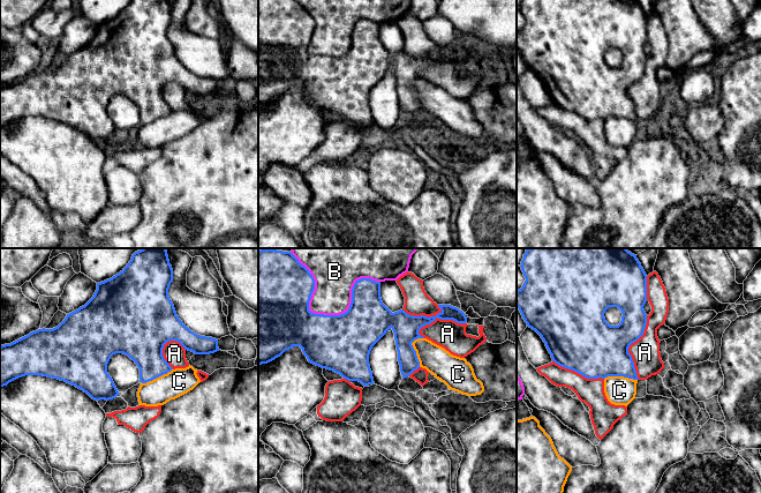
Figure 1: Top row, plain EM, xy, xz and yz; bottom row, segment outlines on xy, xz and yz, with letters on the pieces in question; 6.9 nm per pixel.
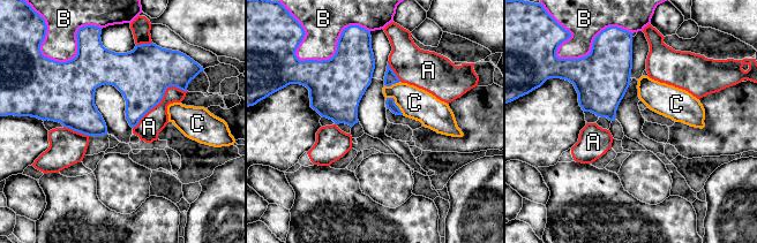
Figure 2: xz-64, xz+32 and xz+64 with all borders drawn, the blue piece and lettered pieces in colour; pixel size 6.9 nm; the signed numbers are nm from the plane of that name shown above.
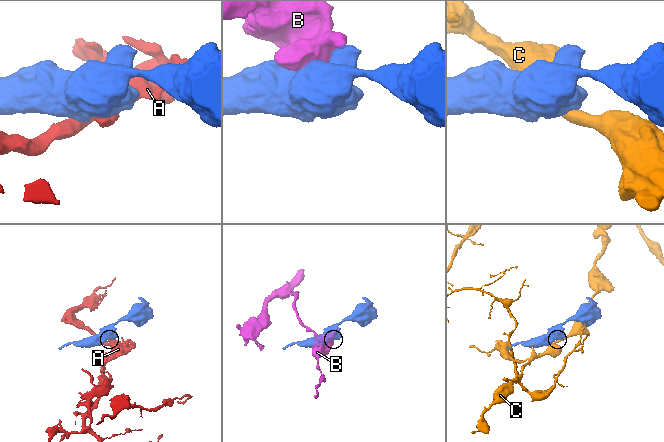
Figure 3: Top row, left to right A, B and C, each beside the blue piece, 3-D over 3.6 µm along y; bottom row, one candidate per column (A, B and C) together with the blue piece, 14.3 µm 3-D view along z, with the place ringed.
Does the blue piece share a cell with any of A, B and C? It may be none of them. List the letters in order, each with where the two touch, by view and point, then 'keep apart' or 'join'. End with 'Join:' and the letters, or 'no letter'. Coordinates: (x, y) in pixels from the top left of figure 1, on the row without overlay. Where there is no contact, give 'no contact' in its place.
A: contact xz (432, 57); keep apart
B: contact xz (329, 57); keep apart
C: contact xz (413, 90); keep apart
Join: no letter

